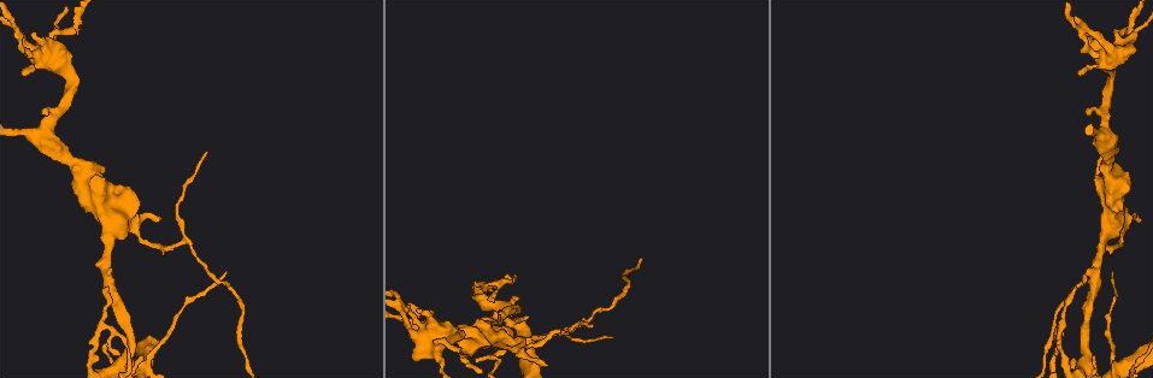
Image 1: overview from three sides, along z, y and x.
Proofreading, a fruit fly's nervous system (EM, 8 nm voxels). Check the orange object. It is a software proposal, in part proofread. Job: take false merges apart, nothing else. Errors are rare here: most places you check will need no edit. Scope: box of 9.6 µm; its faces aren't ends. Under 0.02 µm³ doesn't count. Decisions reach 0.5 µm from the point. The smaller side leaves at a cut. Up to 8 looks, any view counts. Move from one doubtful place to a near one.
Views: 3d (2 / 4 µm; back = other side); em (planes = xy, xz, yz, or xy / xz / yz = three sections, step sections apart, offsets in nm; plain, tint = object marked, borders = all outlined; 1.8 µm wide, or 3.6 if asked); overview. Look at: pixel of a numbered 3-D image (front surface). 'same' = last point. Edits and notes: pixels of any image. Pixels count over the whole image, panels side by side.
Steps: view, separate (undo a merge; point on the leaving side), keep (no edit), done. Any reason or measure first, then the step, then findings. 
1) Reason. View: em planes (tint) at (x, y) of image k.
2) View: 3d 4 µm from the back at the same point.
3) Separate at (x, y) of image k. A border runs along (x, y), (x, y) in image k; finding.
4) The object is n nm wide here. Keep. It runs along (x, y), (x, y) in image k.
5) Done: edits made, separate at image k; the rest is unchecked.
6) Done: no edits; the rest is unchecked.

Thick turns thin. View: em xz step 4 (plain) at (1105, 134) of image 1.

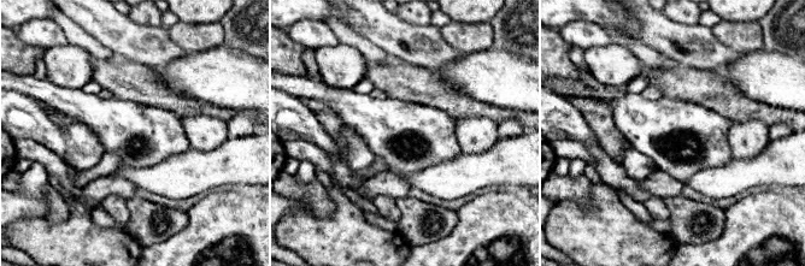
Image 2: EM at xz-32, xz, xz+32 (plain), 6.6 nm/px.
Where the object lies. View: em xz step 4 (tint) at the same point.

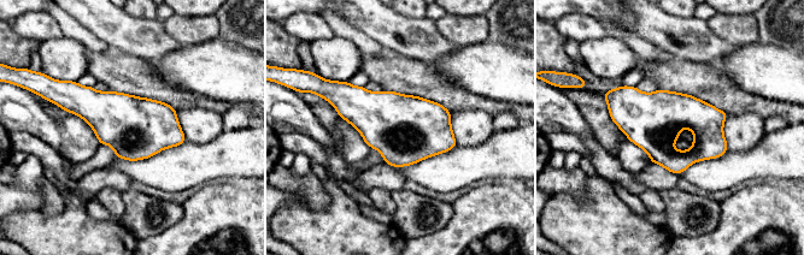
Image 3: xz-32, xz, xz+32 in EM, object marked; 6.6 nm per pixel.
The object is 380 nm wide here. Keep. All the same neuron.

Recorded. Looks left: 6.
Thick turns thin. View: em 3.6 µm planes (plain) at (405, 323) of image 1.

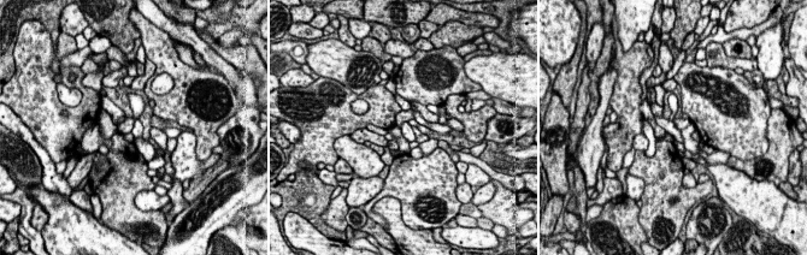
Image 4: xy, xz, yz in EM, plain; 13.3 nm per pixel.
Where the object lies. View: em 3.6 µm planes (tint) at the same point.

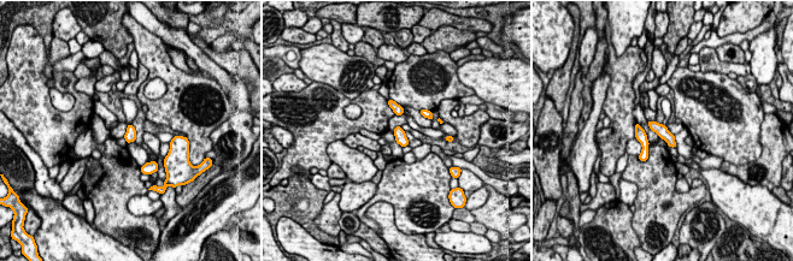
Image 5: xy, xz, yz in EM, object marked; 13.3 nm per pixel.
The object is 160 nm wide here. Keep. Continuous, no second neuron.

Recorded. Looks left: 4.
Three-way junction. View: 3d 2 µm at (535, 339) of image 1.

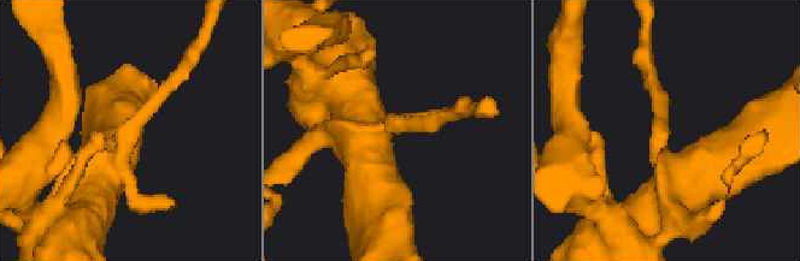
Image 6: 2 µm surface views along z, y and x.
View: em yz step 8 (borders) at (396, 122) of image 6.

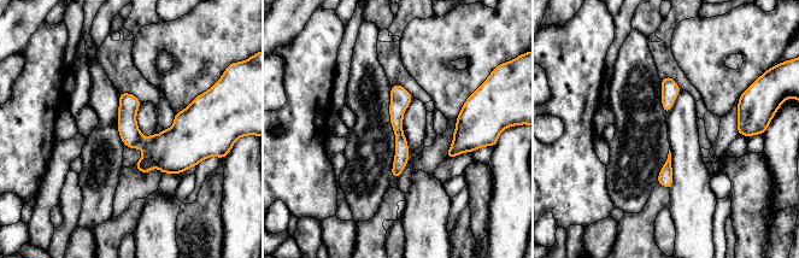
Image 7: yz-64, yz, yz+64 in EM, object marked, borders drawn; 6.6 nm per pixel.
Keep. It runs along (397, 87), (400, 162), (395, 174) in image 7; all the same neuron.

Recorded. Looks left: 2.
Done: no edits; the rest is unchecked.

